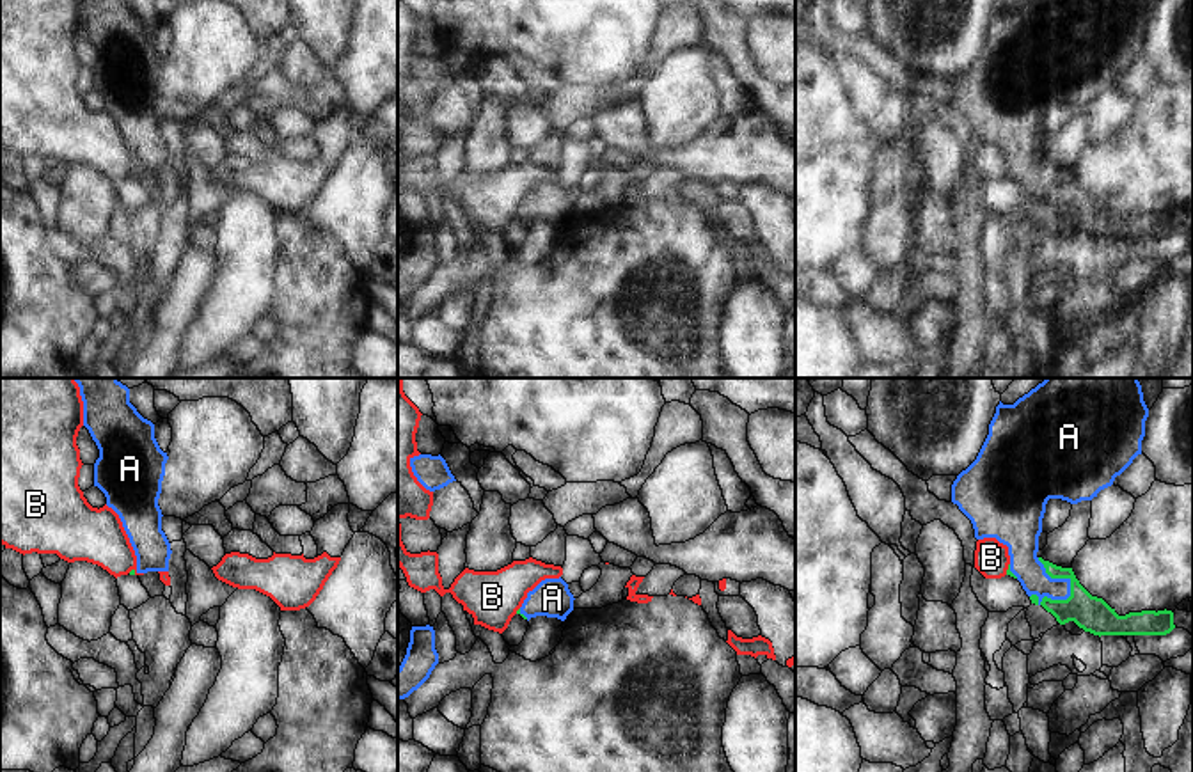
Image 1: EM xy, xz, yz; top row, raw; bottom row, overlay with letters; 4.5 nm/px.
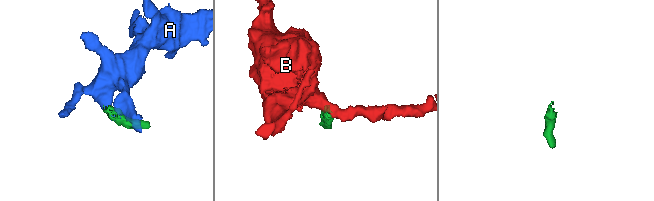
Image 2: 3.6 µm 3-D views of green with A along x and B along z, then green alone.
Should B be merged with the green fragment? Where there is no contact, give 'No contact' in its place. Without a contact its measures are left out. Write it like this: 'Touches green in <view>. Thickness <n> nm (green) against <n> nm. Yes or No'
Touches green in yz. Thickness 20 nm (green) against 160 nm. No.

